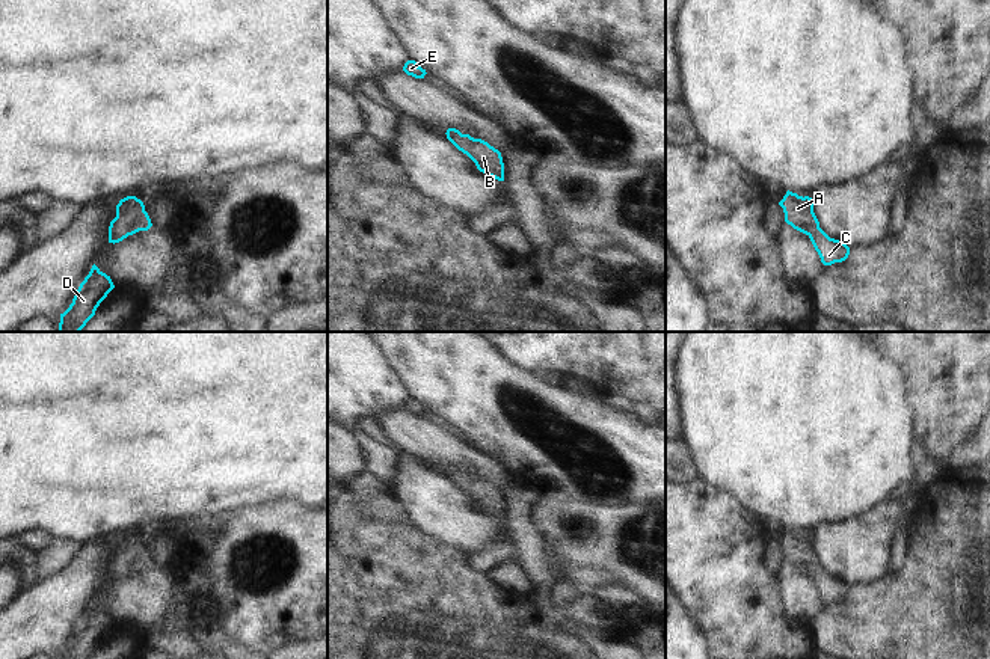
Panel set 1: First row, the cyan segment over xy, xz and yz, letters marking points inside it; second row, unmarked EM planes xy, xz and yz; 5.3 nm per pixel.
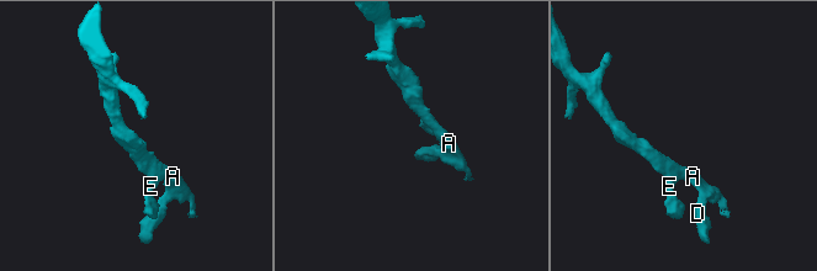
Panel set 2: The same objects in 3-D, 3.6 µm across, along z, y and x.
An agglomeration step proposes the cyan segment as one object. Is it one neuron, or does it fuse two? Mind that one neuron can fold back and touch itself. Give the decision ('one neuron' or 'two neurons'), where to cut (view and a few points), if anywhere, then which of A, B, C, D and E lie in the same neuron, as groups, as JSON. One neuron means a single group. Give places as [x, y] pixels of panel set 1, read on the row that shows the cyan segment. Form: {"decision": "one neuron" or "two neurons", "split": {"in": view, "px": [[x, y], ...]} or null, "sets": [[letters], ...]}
{"decision": "one neuron", "split": null, "sets": [["A", "B", "C", "D", "E"]]}

